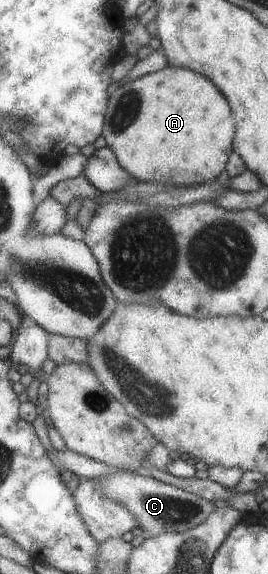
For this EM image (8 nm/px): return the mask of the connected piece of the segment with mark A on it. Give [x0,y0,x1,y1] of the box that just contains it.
[101,66,234,185]

